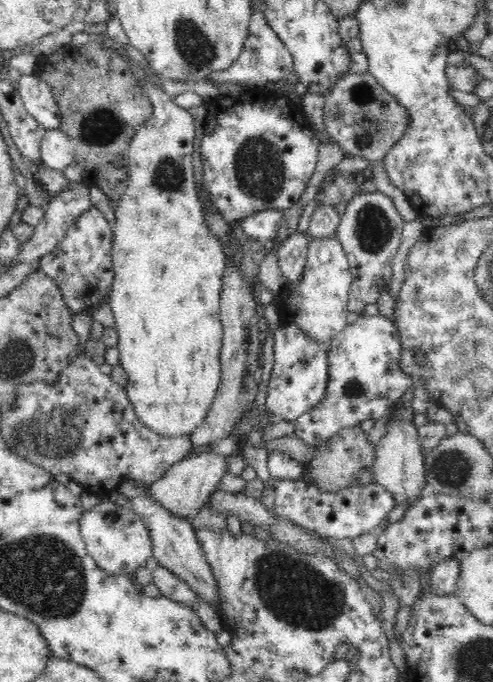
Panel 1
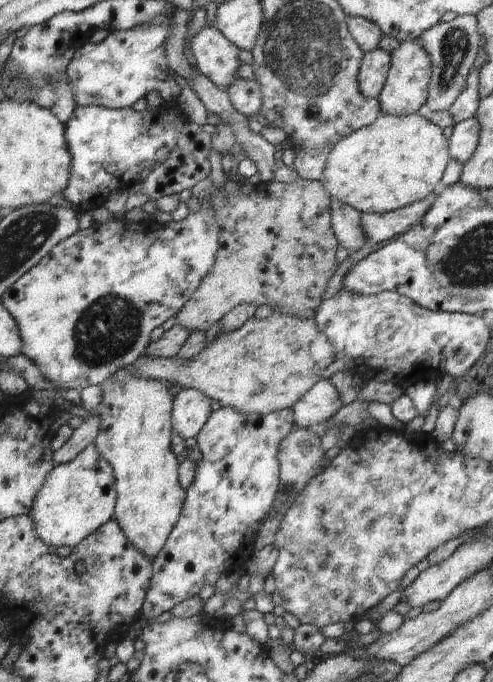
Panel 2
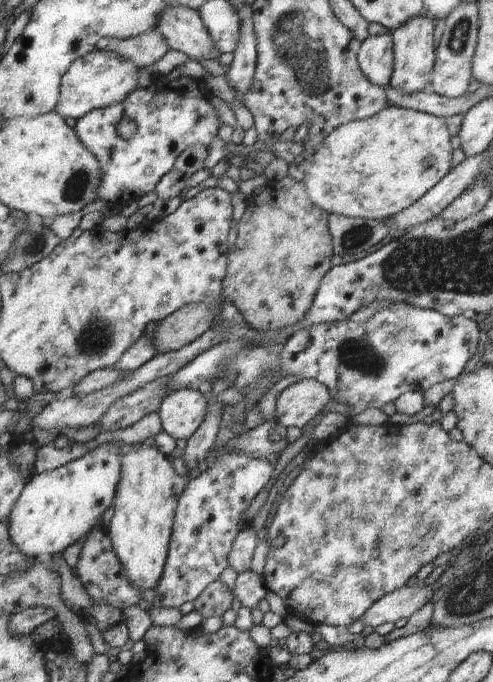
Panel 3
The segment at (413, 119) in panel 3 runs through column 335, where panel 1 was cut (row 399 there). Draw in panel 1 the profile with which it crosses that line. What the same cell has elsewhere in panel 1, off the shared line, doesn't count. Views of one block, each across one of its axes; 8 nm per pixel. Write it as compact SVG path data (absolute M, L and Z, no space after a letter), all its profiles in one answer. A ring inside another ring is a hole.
M139 80L138 83L146 91L146 97L152 101L154 110L151 118L136 130L130 148L128 148L128 154L126 154L127 165L124 170L128 174L128 183L124 194L118 200L118 207L115 208L111 250L114 276L111 292L108 294L109 303L115 318L116 331L118 331L117 347L120 351L120 365L122 365L128 376L125 392L128 399L131 400L140 421L148 429L160 433L161 436L168 436L169 438L170 436L191 436L193 430L199 428L206 421L221 380L220 353L224 325L221 323L220 318L220 292L222 292L222 276L224 276L224 268L226 268L226 253L224 253L220 239L206 225L202 203L198 199L194 166L192 165L194 138L196 138L194 135L196 134L196 126L194 126L192 114L176 105L174 98L166 94L160 84L150 84L147 80Z

